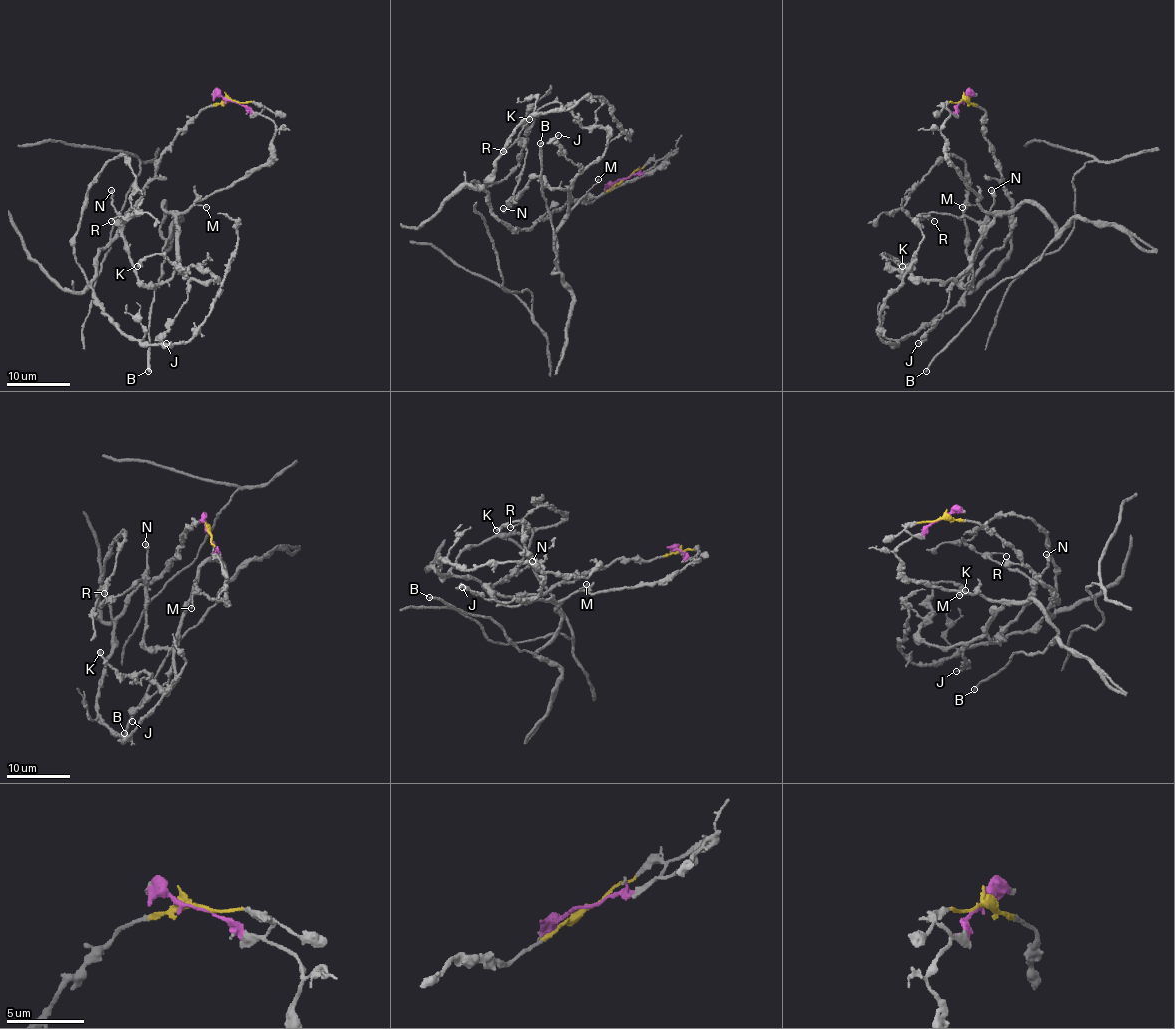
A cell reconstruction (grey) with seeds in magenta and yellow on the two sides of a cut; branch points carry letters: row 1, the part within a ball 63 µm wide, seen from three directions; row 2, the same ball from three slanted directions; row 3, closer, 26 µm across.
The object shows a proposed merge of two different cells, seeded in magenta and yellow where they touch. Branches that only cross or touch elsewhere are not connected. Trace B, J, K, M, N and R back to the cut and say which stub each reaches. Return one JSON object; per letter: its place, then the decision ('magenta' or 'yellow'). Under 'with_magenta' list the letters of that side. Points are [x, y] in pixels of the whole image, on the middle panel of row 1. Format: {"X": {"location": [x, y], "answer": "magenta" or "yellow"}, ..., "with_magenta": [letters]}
{"B": {"location": [540, 143], "answer": "magenta"}, "J": {"location": [558, 135], "answer": "magenta"}, "K": {"location": [529, 119], "answer": "magenta"}, "M": {"location": [598, 179], "answer": "magenta"}, "N": {"location": [503, 208], "answer": "magenta"}, "R": {"location": [503, 151], "answer": "magenta"}, "with_magenta": ["B", "J", "K", "M", "N", "R"]}

